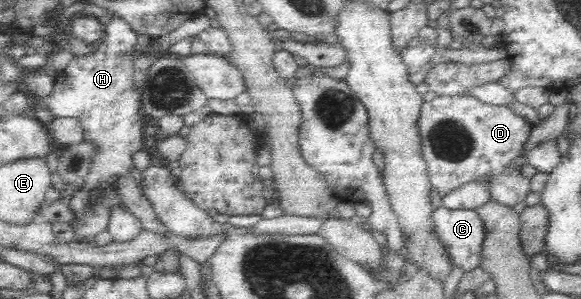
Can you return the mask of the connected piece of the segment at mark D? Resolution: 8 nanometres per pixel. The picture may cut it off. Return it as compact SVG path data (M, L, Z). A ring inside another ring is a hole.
M440 95L430 103L424 102L419 117L422 154L428 162L428 176L438 199L444 200L454 189L468 183L483 183L489 199L508 208L524 201L531 191L530 178L522 174L524 164L516 164L530 140L533 125L525 117L517 115L507 105L487 105L466 95Z

